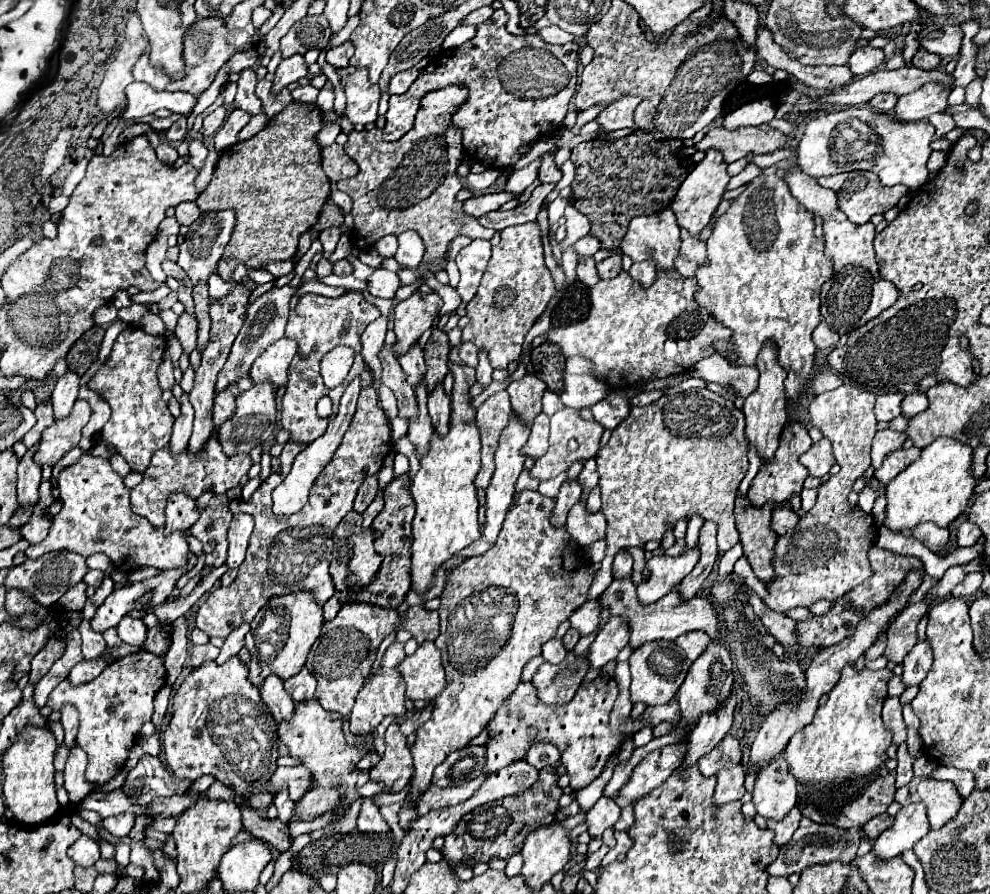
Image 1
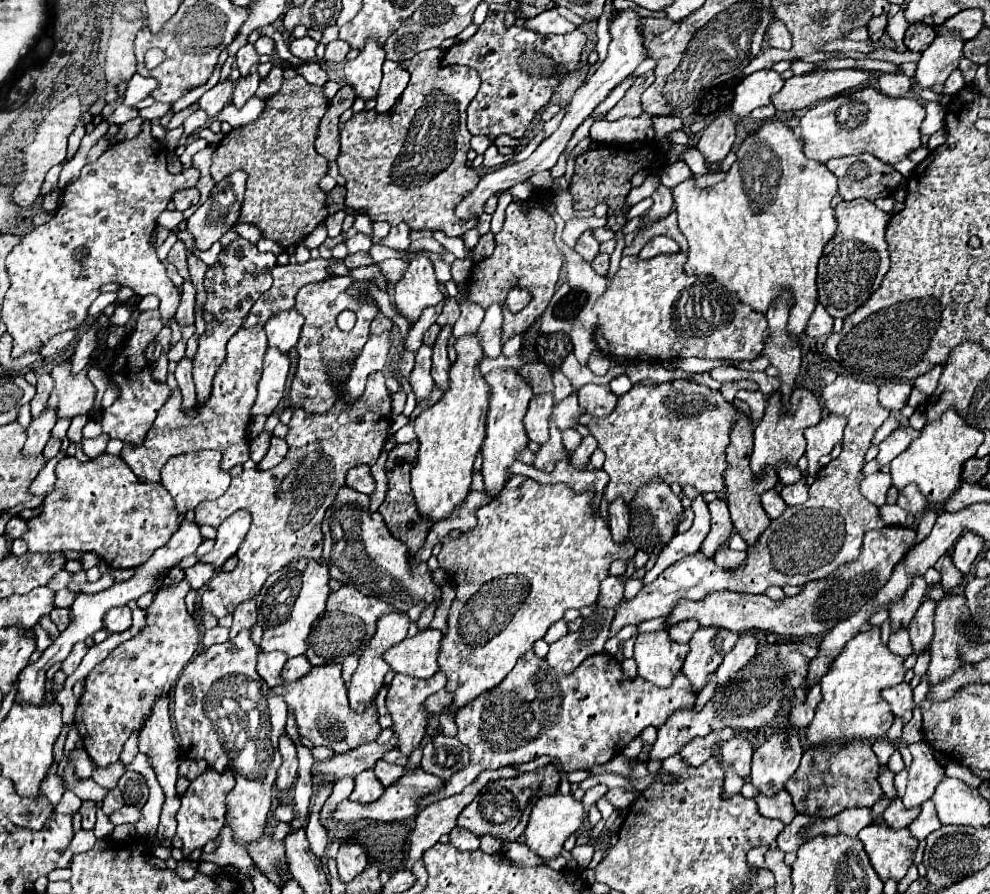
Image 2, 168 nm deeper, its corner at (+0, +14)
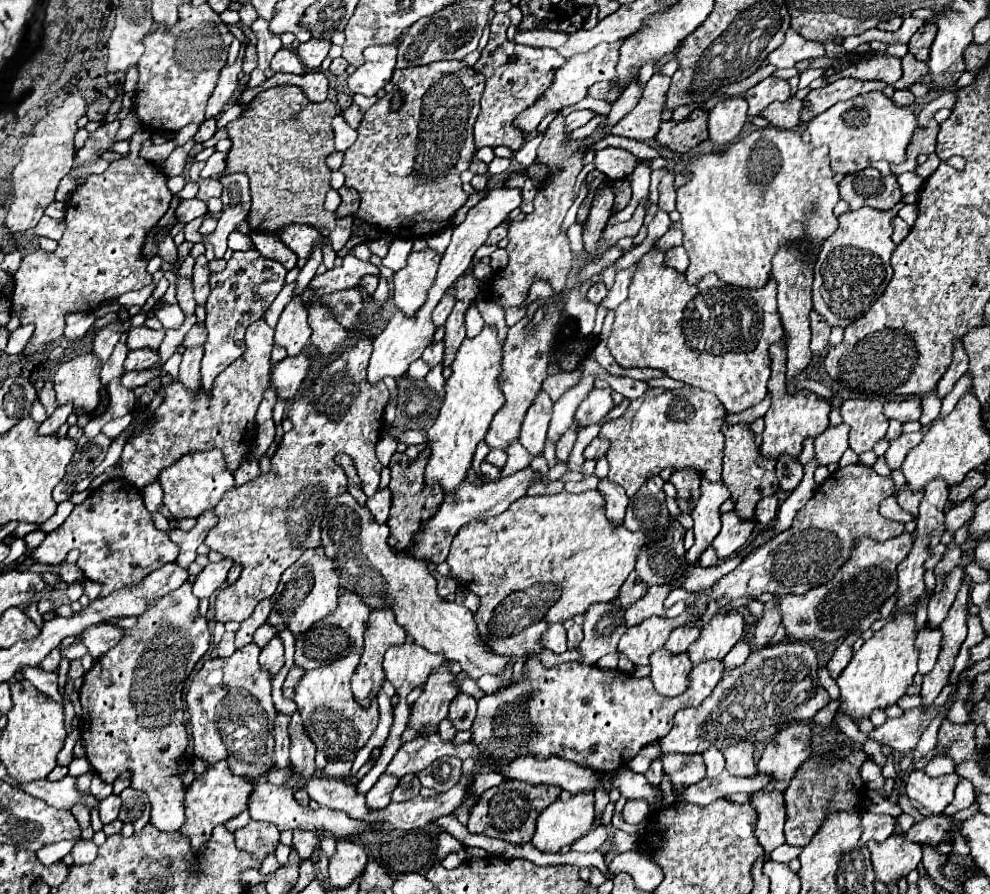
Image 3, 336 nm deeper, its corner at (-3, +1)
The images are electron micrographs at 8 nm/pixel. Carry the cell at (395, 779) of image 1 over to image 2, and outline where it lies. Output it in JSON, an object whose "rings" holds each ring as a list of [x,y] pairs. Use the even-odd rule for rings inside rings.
{"rings":[[[441,670],[433,678],[429,678],[429,680],[411,678],[411,676],[405,676],[405,674],[395,674],[393,684],[391,684],[389,692],[387,692],[387,708],[391,712],[393,730],[399,736],[399,750],[403,754],[409,756],[419,746],[419,742],[423,740],[425,728],[427,728],[427,722],[429,722],[429,712],[425,708],[425,700],[427,700],[427,696],[431,696],[437,690],[445,688],[445,684],[447,684],[447,676]]]}

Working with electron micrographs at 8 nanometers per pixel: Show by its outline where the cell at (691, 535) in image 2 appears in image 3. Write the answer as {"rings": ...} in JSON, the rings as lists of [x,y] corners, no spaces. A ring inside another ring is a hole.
{"rings":[[[702,479],[702,493],[692,511],[696,543],[686,551],[686,563],[696,563],[700,555],[710,547],[714,537],[720,531],[720,505],[728,499],[724,483],[706,483]]]}

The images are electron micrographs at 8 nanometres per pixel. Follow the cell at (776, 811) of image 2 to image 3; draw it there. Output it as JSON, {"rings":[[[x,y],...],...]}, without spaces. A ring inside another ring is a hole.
{"rings":[[[760,791],[750,797],[750,803],[754,805],[758,813],[758,827],[756,837],[766,849],[766,853],[772,853],[774,847],[784,843],[784,821],[786,821],[786,807],[780,791]]]}

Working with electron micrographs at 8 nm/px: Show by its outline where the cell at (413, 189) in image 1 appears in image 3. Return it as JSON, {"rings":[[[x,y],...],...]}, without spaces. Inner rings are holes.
{"rings":[[[436,61],[412,69],[396,69],[392,83],[404,93],[404,105],[400,111],[390,111],[390,95],[378,99],[366,113],[358,127],[358,139],[344,153],[340,171],[346,175],[346,185],[360,195],[358,217],[366,223],[380,225],[394,237],[422,239],[430,233],[438,233],[452,225],[456,211],[468,201],[462,189],[460,173],[466,171],[474,157],[472,127],[480,111],[480,95],[484,91],[484,79],[464,61]]]}

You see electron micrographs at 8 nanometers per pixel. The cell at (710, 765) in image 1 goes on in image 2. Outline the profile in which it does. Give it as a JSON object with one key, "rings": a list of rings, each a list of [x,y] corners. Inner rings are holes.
{"rings":[[[723,728],[719,732],[711,732],[705,738],[693,738],[691,742],[687,742],[687,746],[683,746],[683,750],[679,752],[681,758],[685,758],[685,762],[689,766],[701,766],[707,758],[711,758],[711,748],[713,746],[721,746],[725,740],[733,738],[733,730],[731,728]]]}

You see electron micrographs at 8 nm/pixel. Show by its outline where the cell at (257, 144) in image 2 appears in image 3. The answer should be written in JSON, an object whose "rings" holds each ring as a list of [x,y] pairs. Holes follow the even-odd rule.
{"rings":[[[284,85],[262,91],[256,103],[242,113],[240,119],[228,123],[228,137],[232,141],[232,149],[226,157],[226,169],[220,175],[212,175],[220,179],[228,173],[246,173],[250,177],[250,193],[252,207],[248,215],[248,225],[252,231],[262,233],[282,233],[284,227],[292,223],[306,223],[316,229],[332,231],[336,227],[336,215],[324,209],[324,195],[330,189],[330,169],[324,163],[326,155],[334,151],[334,133],[332,133],[332,117],[338,113],[332,101],[312,103],[306,99],[300,87]]]}

